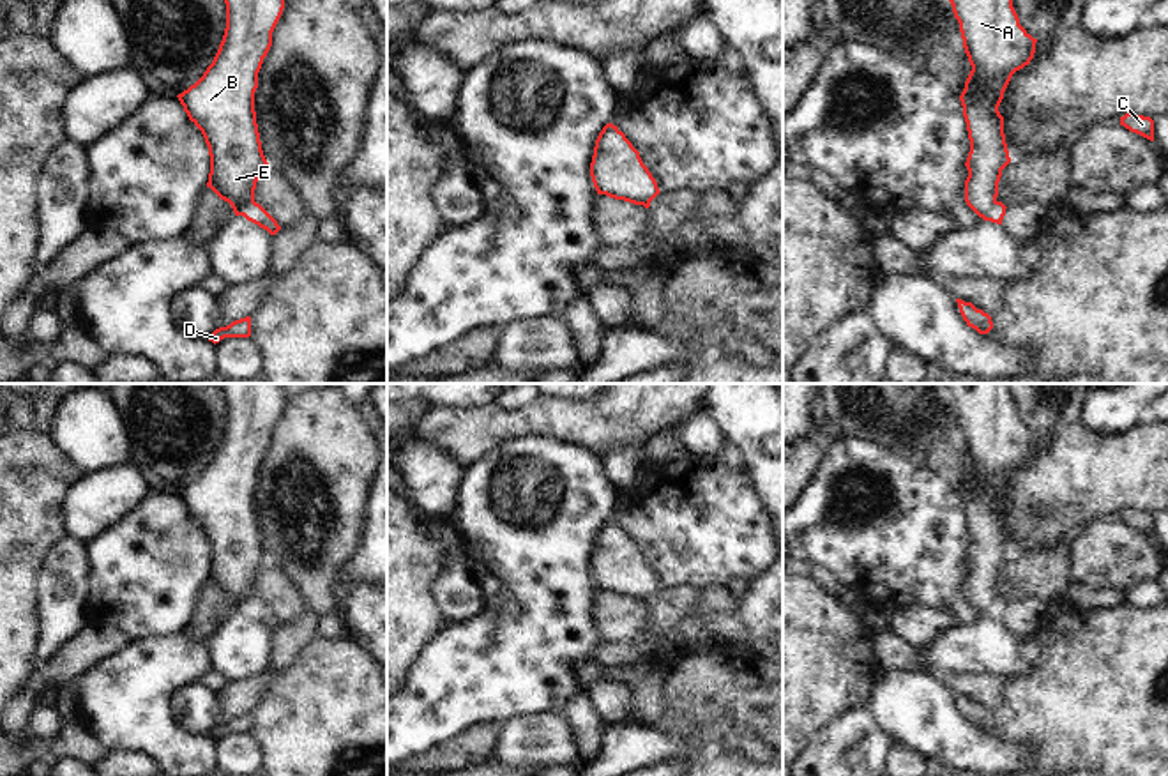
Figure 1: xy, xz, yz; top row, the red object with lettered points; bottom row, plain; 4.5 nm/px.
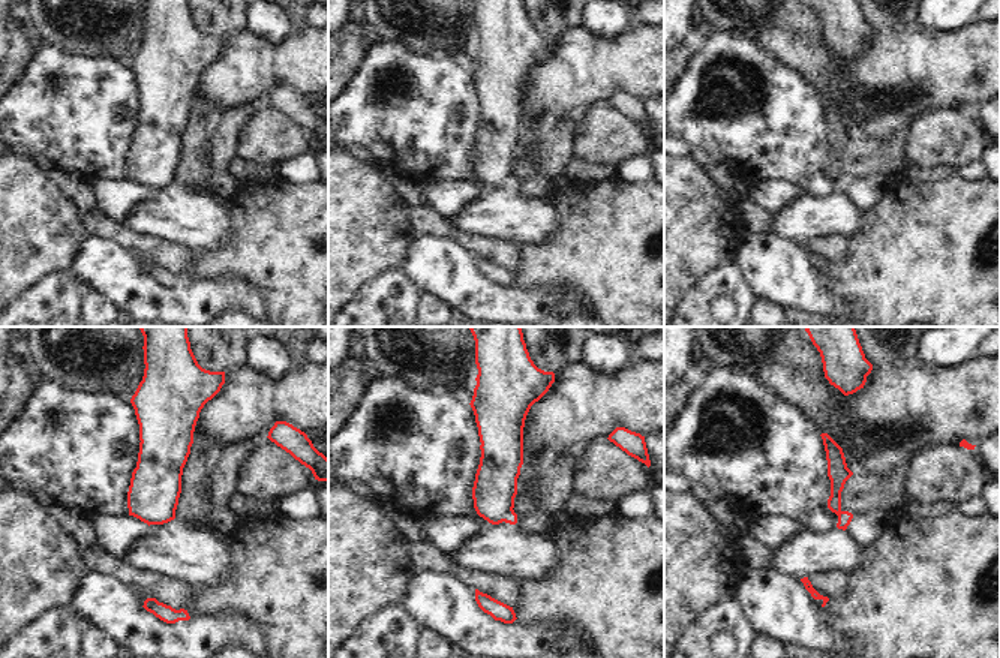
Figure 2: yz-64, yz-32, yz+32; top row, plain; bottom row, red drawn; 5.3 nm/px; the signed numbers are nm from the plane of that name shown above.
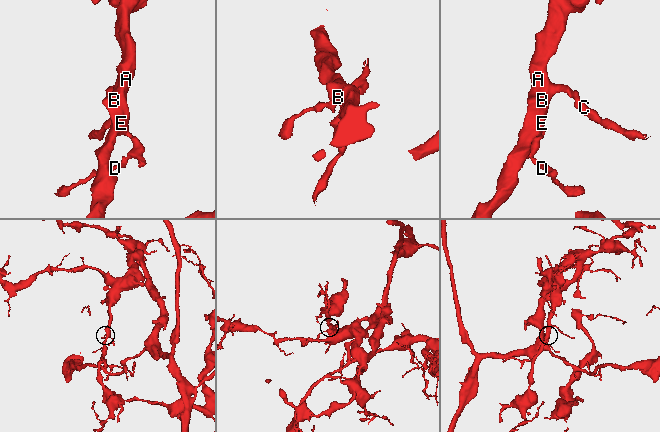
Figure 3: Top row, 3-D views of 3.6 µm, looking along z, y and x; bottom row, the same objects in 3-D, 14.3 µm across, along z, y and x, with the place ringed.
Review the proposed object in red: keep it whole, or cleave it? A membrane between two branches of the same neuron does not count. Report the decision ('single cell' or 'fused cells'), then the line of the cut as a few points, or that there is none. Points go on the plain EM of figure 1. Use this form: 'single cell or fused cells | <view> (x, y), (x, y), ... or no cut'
fused cells | xy (255, 598), (241, 610)

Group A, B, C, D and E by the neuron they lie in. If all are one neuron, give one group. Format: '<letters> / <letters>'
A B C E / D

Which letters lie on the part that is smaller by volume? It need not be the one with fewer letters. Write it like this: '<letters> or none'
D

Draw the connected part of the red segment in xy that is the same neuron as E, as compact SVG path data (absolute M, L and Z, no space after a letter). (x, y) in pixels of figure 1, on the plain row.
M221 384L221 391L226 424L219 445L203 472L177 493L209 543L207 583L228 597L235 612L242 612L247 601L256 599L256 578L269 560L254 488L284 392L281 384Z

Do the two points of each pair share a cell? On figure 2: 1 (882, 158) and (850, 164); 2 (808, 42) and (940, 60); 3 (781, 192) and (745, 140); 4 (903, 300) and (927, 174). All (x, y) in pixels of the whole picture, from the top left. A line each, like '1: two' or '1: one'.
1: one
2: one
3: two
4: two

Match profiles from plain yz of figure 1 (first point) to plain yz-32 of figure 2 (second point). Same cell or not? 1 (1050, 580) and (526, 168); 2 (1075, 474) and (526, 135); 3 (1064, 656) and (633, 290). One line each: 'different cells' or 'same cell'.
1: different cells
2: different cells
3: same cell

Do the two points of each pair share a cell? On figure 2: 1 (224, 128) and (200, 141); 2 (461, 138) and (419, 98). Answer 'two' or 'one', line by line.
1: two
2: one

